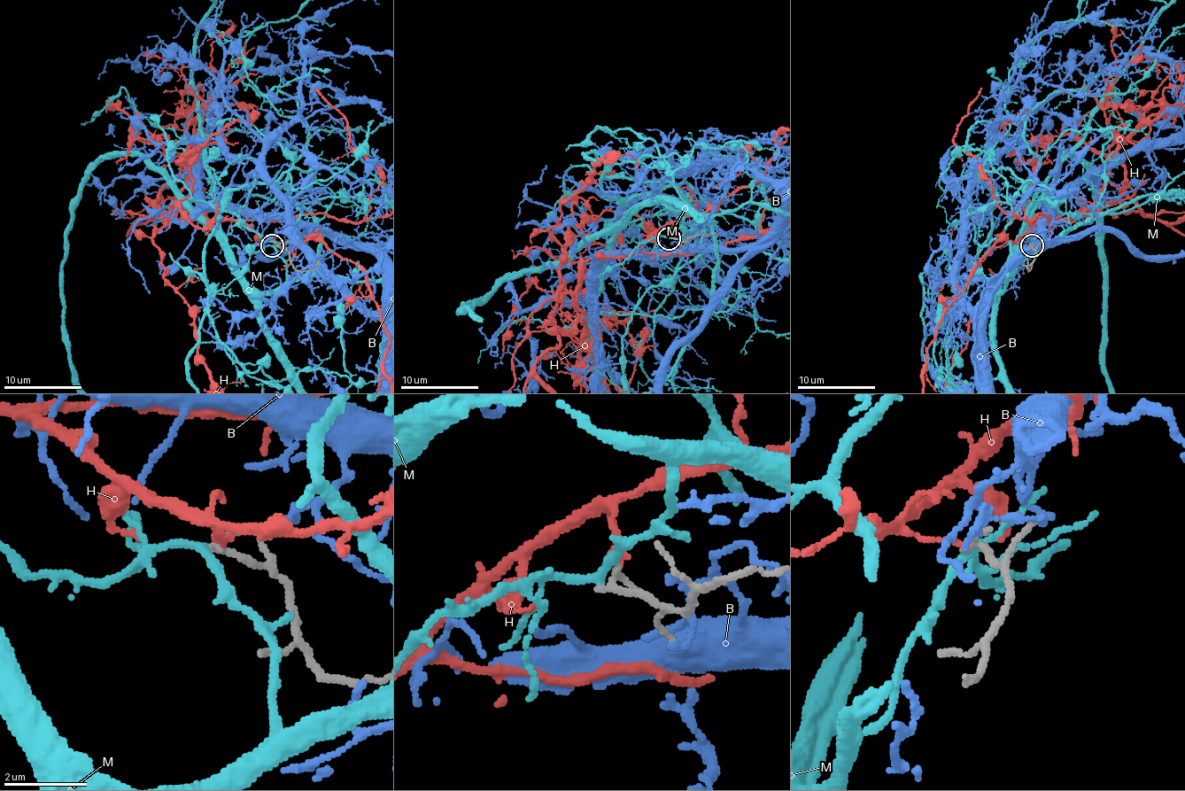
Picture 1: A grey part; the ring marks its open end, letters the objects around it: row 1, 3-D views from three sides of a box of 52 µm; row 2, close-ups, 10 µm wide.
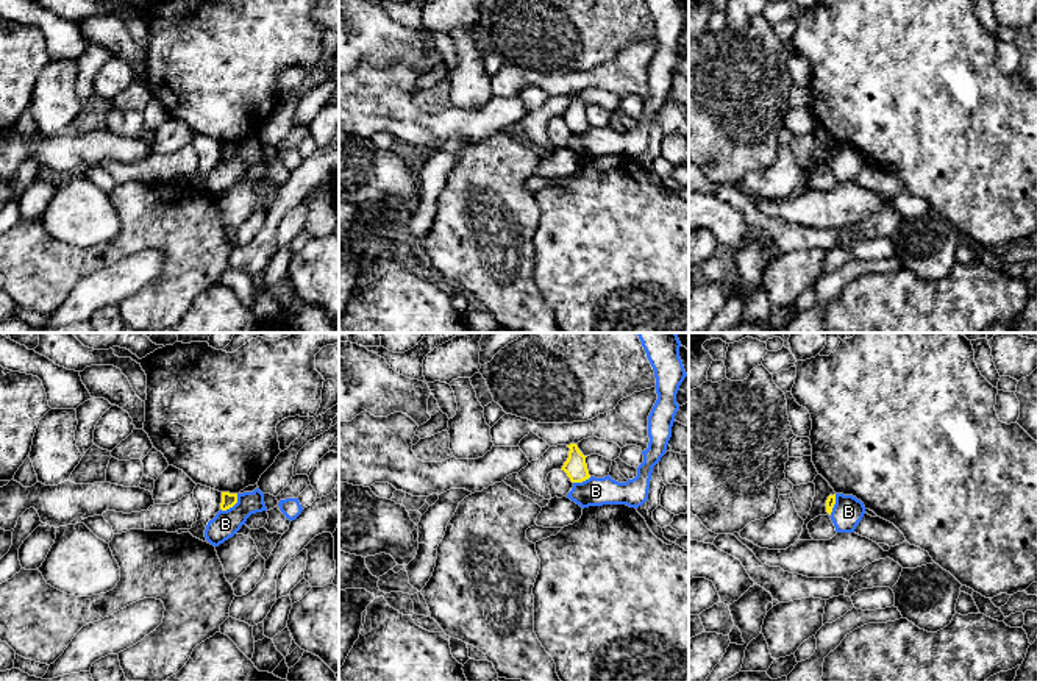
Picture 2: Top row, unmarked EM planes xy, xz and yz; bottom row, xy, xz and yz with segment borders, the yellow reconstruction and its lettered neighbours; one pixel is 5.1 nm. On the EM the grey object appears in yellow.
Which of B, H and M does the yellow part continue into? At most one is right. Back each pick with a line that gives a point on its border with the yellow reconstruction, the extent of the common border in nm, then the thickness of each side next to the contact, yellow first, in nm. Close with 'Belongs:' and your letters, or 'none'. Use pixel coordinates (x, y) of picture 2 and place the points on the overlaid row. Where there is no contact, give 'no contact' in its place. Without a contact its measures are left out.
Belongs: none

